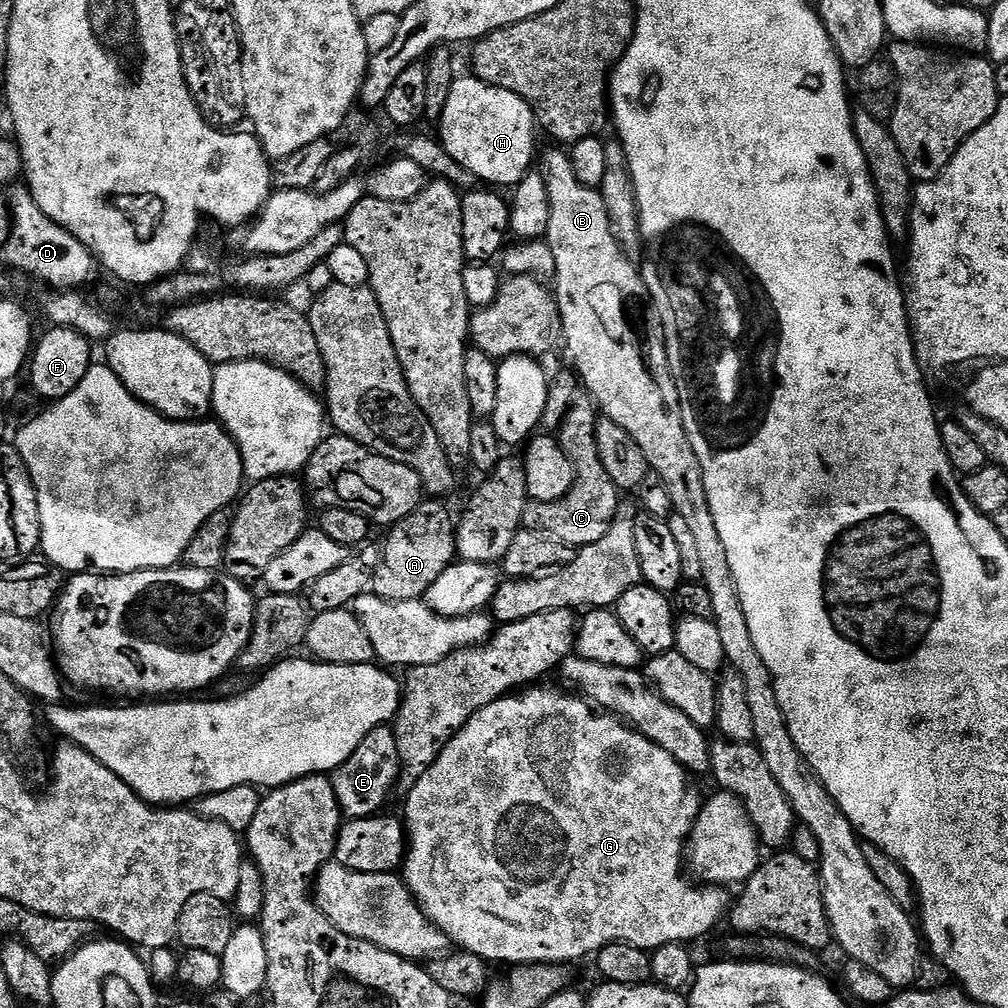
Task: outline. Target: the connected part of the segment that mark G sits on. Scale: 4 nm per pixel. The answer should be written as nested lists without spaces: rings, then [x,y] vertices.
[[[544,686],[525,687],[515,694],[503,696],[501,700],[490,702],[490,706],[478,710],[478,714],[471,716],[466,722],[466,726],[462,726],[462,730],[458,730],[451,742],[441,750],[436,761],[426,770],[426,774],[422,774],[422,778],[418,778],[418,782],[414,787],[407,789],[406,796],[408,796],[408,801],[404,804],[404,812],[402,811],[402,819],[406,825],[406,855],[402,863],[402,879],[405,887],[408,888],[413,899],[416,900],[417,907],[424,912],[424,916],[428,921],[438,930],[442,930],[442,934],[447,936],[457,949],[469,952],[475,956],[481,956],[483,960],[489,962],[497,960],[500,964],[508,964],[507,966],[515,966],[517,964],[567,965],[569,963],[568,960],[580,960],[583,956],[588,955],[588,957],[591,957],[608,944],[629,944],[630,946],[638,946],[645,950],[651,950],[661,948],[667,944],[684,944],[685,942],[689,942],[688,940],[696,940],[699,936],[706,935],[719,920],[721,923],[725,919],[730,907],[730,896],[724,893],[727,891],[723,887],[697,886],[687,875],[684,877],[680,873],[680,864],[682,868],[682,857],[686,852],[688,833],[692,830],[692,823],[696,821],[696,813],[699,812],[701,806],[701,801],[699,799],[696,800],[695,794],[688,792],[689,773],[684,771],[684,767],[678,761],[670,758],[670,754],[666,754],[666,750],[662,750],[662,746],[652,744],[643,734],[637,732],[635,728],[628,727],[623,720],[617,720],[611,714],[597,714],[594,711],[593,705],[587,699],[573,694],[563,687],[560,687],[561,689],[540,687]]]

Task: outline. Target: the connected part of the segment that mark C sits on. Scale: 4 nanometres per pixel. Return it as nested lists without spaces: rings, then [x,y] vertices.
[[[588,398],[577,399],[558,429],[560,448],[572,463],[574,482],[558,502],[529,502],[524,507],[523,527],[577,550],[598,542],[598,538],[608,533],[608,527],[612,525],[622,503],[621,489],[616,487],[610,474],[606,474],[606,466],[602,466],[602,460],[598,458],[597,423],[598,412],[593,401]]]

